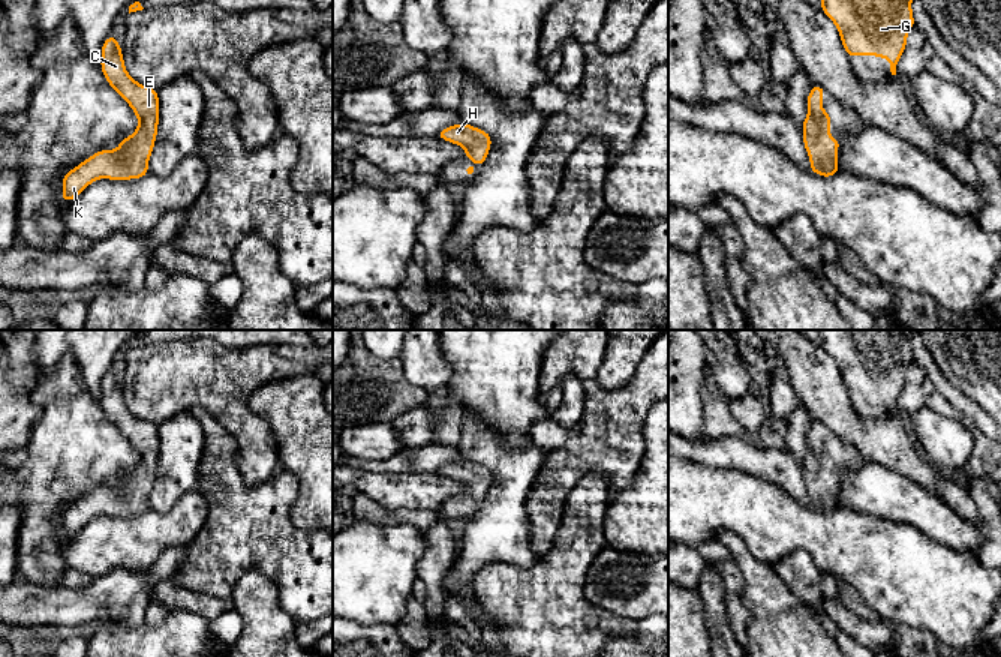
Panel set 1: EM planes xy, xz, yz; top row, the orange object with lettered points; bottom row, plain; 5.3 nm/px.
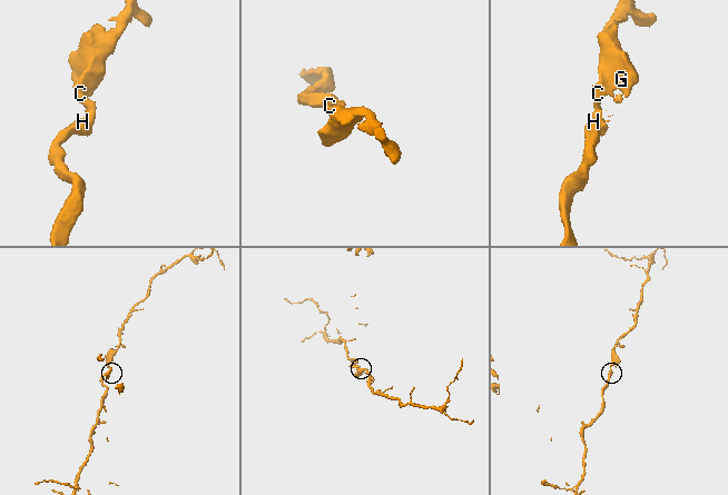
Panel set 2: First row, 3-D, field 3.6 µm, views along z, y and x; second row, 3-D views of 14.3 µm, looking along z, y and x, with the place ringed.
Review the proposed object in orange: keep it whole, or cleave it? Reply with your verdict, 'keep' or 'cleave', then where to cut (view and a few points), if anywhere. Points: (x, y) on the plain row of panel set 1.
keep; no cut

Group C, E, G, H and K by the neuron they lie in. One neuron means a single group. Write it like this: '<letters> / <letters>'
C E G H K

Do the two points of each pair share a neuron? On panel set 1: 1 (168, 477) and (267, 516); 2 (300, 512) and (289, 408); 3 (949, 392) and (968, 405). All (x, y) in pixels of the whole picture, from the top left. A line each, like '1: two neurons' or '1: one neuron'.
1: two neurons
2: one neuron
3: one neuron

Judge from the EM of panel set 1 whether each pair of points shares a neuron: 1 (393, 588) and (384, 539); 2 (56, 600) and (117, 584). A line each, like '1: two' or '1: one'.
1: one
2: one

